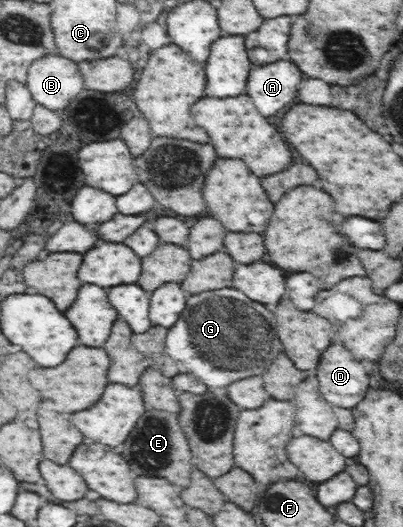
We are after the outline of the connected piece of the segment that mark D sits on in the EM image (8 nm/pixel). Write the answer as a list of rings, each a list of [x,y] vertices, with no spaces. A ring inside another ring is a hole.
[[[341,344],[323,350],[314,374],[325,400],[341,409],[354,409],[372,386],[371,376],[365,371],[363,362]]]

